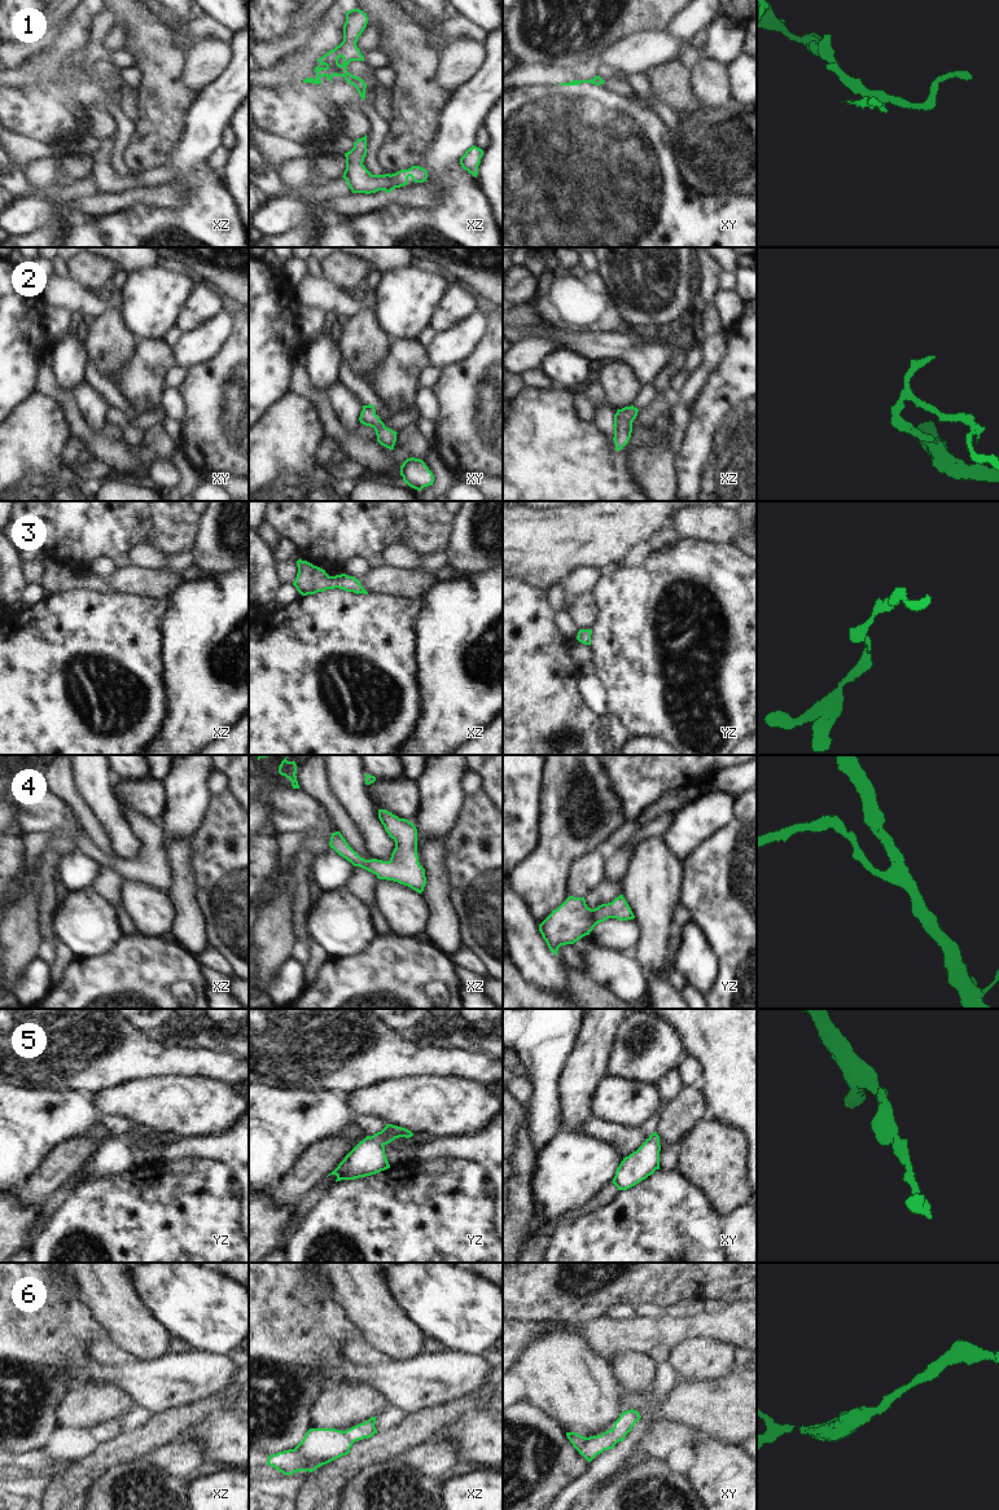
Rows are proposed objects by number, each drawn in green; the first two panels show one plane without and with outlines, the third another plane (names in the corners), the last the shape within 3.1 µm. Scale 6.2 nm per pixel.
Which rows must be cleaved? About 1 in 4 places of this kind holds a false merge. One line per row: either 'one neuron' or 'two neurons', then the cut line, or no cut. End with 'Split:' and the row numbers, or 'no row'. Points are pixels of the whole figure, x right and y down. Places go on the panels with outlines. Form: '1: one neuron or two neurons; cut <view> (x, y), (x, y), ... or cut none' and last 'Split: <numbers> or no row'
1: two neurons; cut xz (347, 73), (344, 77)
2: one neuron; cut none
3: one neuron; cut none
4: one neuron; cut none
5: one neuron; cut none
6: one neuron; cut none
Split: 1

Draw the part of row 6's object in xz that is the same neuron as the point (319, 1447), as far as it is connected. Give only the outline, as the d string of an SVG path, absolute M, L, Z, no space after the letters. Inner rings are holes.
M376 1417L359 1423L346 1431L336 1428L310 1428L303 1440L294 1448L271 1454L267 1465L275 1467L284 1475L298 1471L312 1472L350 1453L350 1448L358 1440L372 1437L377 1434Z

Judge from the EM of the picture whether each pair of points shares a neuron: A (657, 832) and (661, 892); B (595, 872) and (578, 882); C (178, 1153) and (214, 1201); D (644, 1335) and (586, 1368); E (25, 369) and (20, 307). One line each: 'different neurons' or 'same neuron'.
A: different neurons
B: same neuron
C: different neurons
D: different neurons
E: same neuron

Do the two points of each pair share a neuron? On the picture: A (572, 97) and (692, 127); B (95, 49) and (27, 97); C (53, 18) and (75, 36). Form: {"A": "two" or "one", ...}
{"A": "two", "B": "one", "C": "two"}

